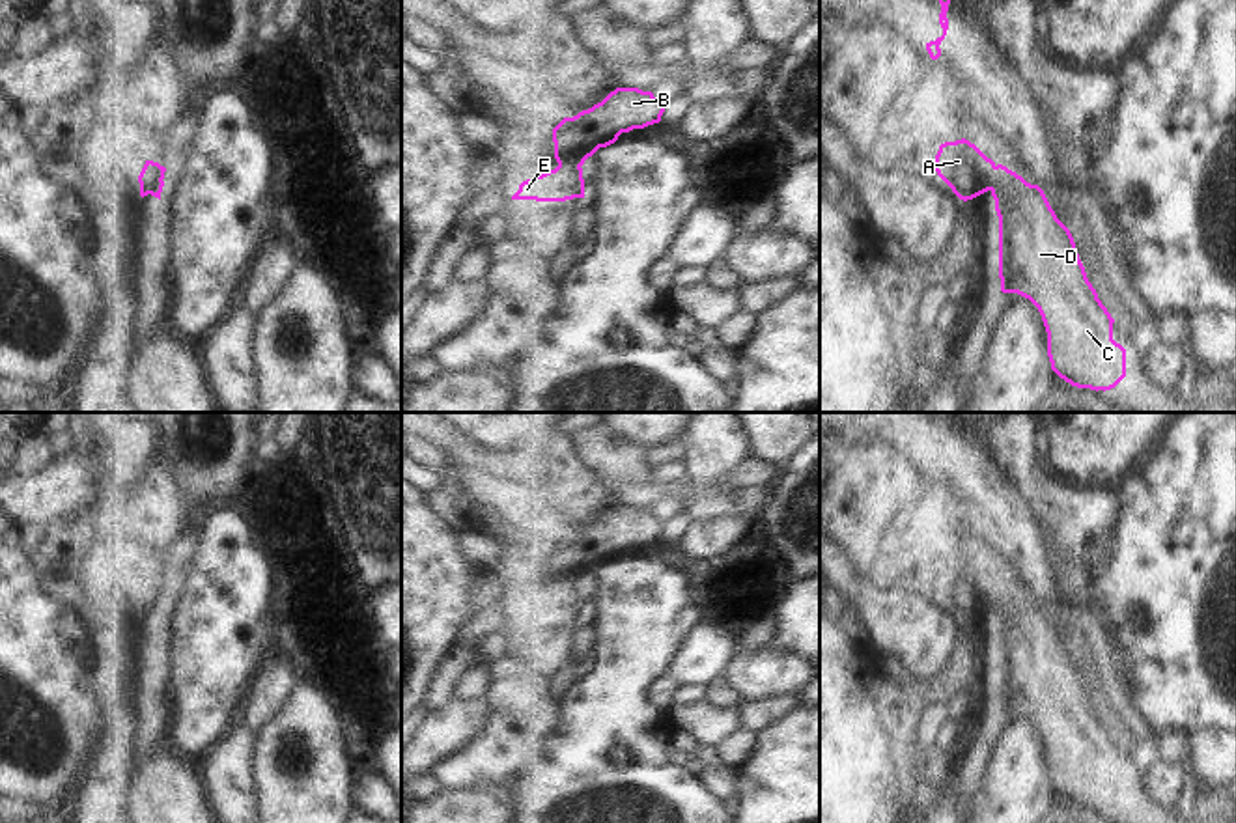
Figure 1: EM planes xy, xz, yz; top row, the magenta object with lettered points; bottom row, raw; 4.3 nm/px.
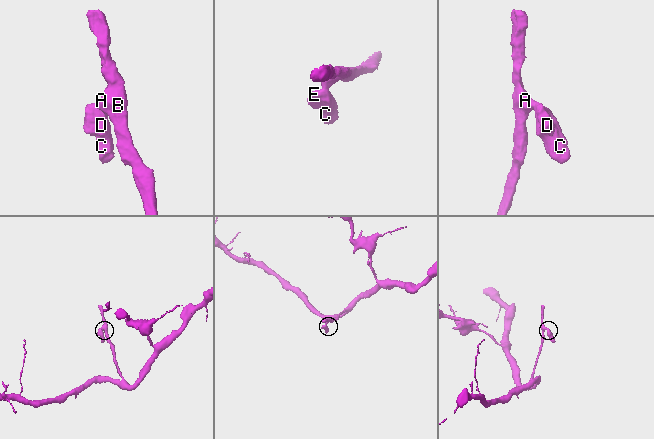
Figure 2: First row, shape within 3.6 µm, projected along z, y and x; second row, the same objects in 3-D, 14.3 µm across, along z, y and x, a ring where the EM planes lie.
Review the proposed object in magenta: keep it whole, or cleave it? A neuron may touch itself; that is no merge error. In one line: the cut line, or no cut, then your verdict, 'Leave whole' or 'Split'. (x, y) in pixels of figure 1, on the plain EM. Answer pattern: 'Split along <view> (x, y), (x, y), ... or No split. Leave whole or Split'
Split along xy (139, 596), (161, 598). Split

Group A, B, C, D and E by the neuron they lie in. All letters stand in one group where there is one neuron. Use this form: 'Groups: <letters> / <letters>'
Groups: A B / C D E

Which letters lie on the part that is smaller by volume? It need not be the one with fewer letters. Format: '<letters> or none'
C, D, E

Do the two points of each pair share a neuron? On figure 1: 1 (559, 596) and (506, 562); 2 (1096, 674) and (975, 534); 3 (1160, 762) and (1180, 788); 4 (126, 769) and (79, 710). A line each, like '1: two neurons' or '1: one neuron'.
1: one neuron
2: one neuron
3: one neuron
4: two neurons

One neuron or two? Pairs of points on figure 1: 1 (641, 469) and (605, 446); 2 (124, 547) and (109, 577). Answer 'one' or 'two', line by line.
1: one
2: two

